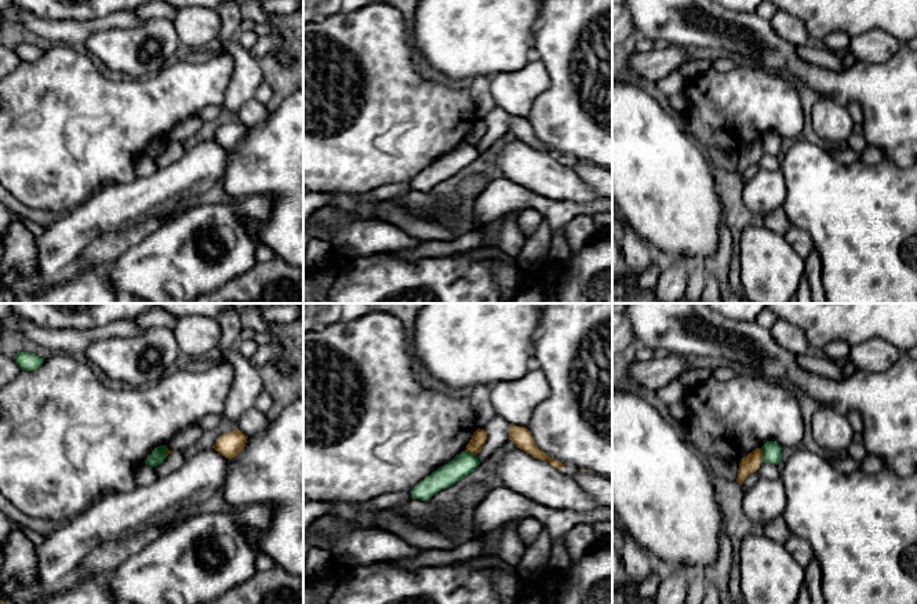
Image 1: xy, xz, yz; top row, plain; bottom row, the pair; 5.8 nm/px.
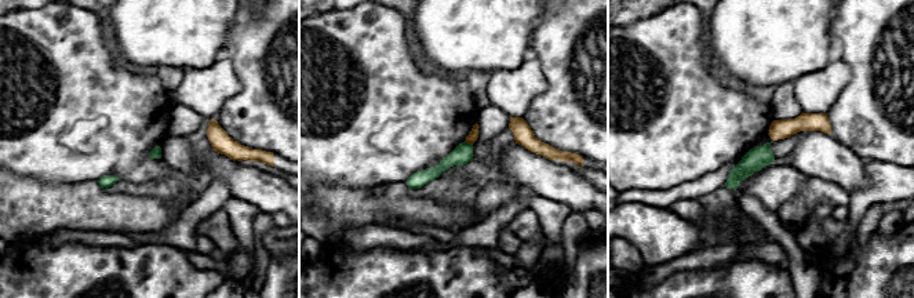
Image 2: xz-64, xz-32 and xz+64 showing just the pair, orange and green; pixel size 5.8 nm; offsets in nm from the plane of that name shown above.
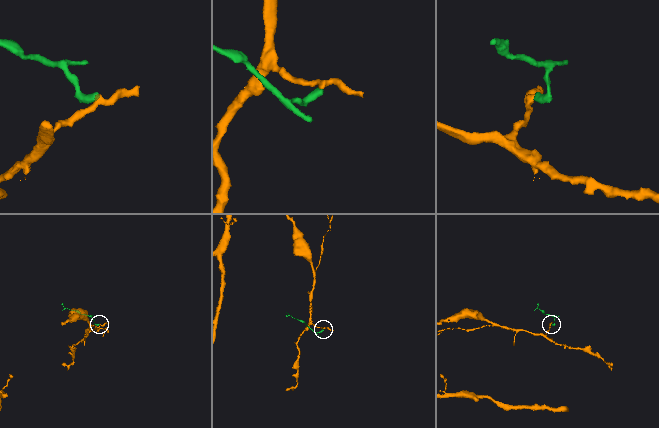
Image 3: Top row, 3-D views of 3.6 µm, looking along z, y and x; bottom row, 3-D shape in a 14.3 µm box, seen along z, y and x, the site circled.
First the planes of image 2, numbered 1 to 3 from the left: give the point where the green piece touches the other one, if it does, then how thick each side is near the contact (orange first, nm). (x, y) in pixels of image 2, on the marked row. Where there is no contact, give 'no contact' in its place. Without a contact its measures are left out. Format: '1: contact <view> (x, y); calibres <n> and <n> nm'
1: no contact
2: contact xz-32 (469, 142); calibres 60 and 110 nm
3: no contact

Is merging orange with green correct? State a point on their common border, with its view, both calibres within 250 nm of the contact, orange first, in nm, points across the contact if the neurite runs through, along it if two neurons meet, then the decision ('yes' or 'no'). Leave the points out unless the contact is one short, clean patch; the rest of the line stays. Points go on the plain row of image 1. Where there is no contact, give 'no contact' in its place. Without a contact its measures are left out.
contact yz (761, 146); calibres 100 and 110 nm; border yz (760, 139), (761, 152); no

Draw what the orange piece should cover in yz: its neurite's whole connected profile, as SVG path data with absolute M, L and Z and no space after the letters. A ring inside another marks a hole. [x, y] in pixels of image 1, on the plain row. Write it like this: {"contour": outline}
{"contour": "M756 139L753 143L742 149L739 153L736 172L742 177L750 164L758 161L761 152L763 152L761 139Z"}

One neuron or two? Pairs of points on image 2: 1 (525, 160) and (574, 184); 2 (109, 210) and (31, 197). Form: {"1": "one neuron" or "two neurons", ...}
{"1": "one neuron", "2": "one neuron"}

